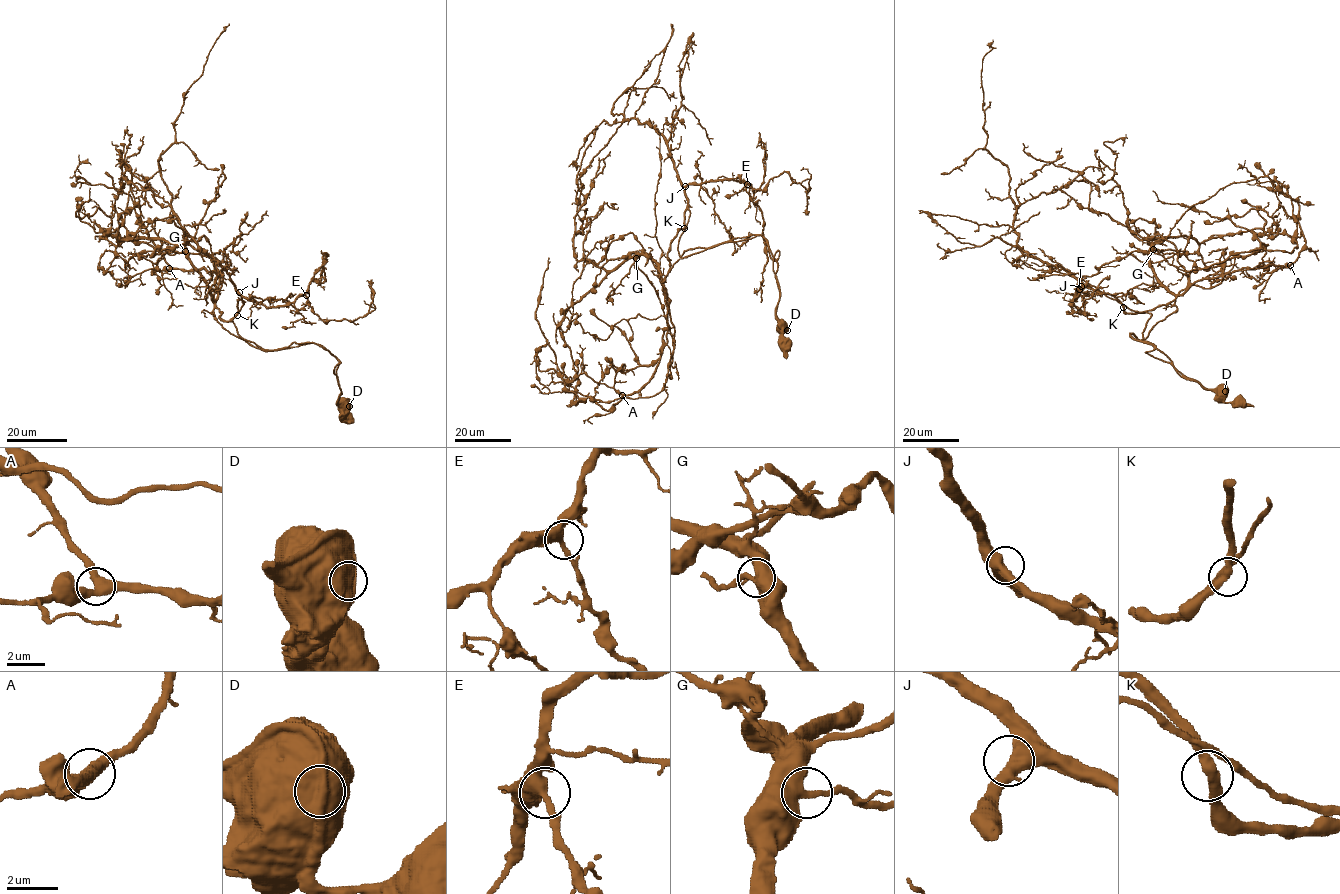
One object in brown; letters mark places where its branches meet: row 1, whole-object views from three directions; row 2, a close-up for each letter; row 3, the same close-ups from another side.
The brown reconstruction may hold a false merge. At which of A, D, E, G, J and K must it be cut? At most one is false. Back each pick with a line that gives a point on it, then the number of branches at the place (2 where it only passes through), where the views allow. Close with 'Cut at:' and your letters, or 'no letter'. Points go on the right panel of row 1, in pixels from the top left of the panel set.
D: (1225, 391) | 2
Cut at: D

